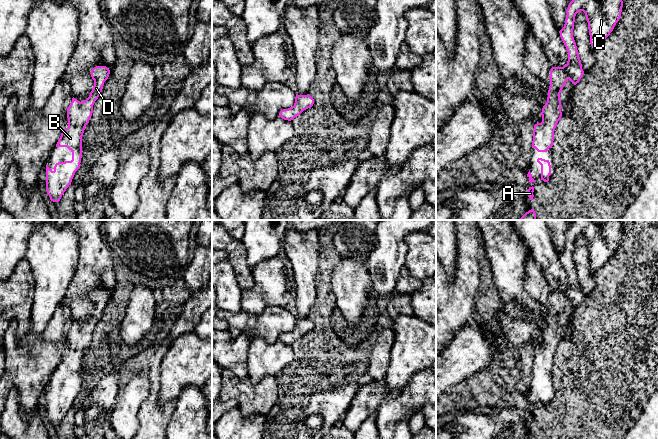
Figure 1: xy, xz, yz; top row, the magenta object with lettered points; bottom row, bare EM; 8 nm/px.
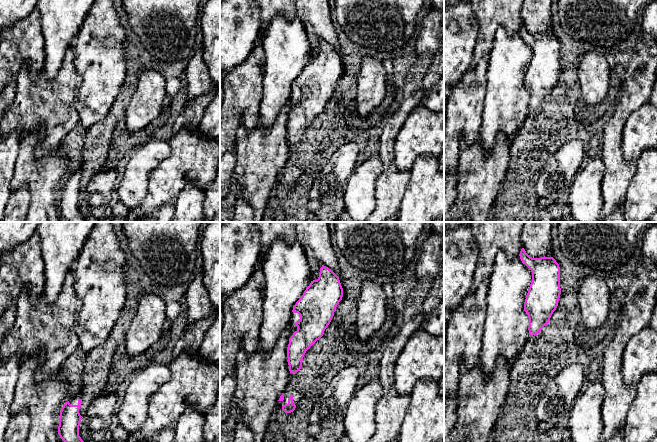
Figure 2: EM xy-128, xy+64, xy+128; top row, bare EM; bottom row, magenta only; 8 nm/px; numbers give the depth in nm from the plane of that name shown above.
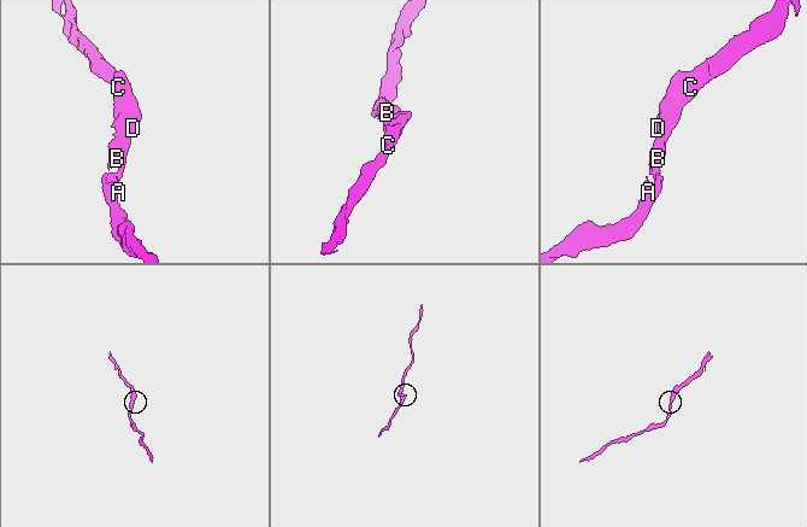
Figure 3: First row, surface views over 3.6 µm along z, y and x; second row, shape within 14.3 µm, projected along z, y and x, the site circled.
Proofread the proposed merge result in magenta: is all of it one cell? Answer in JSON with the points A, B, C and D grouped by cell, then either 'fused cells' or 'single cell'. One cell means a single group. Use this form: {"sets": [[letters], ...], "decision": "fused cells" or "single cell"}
{"sets": [["A", "B", "C", "D"]], "decision": "single cell"}

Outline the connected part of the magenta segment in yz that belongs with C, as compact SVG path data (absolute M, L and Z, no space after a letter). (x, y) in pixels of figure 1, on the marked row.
M572 0L569 3L566 10L567 16L565 19L564 27L559 31L560 37L568 52L568 61L567 64L563 67L552 67L550 70L550 86L548 90L547 102L543 106L541 112L542 122L535 124L533 131L532 148L535 148L538 152L547 152L548 149L552 148L553 146L554 131L558 121L562 117L560 93L567 80L569 79L572 84L576 85L584 74L577 46L573 37L576 14L580 11L585 13L588 22L590 44L595 48L600 43L602 43L613 31L616 23L621 17L622 7L622 0Z

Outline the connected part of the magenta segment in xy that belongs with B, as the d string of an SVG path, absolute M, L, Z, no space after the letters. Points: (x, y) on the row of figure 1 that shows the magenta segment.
M96 66L91 70L94 87L89 97L80 102L74 97L67 108L68 127L61 133L56 147L67 147L72 152L72 160L58 162L53 169L46 165L46 189L50 200L59 202L71 185L75 172L80 168L82 158L82 136L93 113L93 105L100 96L110 70L106 66Z

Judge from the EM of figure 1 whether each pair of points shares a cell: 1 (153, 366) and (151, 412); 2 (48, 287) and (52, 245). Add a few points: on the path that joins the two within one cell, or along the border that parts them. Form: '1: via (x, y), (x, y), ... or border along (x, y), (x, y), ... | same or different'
1: via (154, 377), (152, 401) | same
2: via (52, 277), (52, 255) | same

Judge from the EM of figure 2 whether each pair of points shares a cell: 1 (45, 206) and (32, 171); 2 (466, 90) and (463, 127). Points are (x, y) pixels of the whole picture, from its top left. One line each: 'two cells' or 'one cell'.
1: one cell
2: one cell

